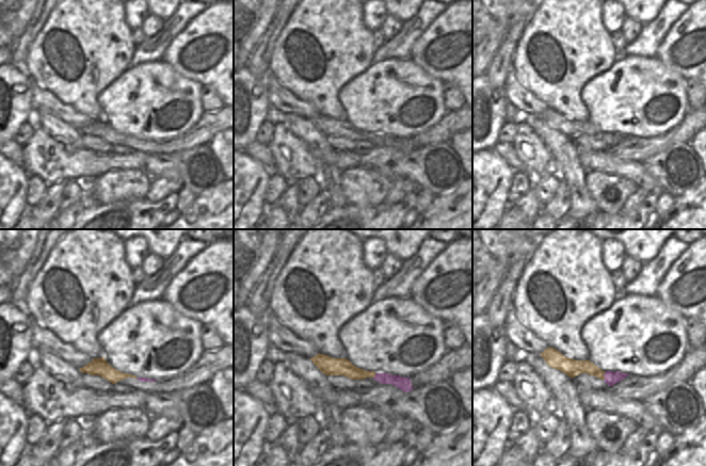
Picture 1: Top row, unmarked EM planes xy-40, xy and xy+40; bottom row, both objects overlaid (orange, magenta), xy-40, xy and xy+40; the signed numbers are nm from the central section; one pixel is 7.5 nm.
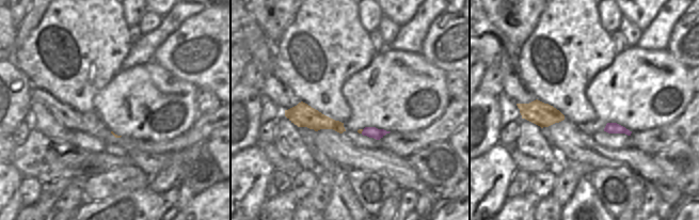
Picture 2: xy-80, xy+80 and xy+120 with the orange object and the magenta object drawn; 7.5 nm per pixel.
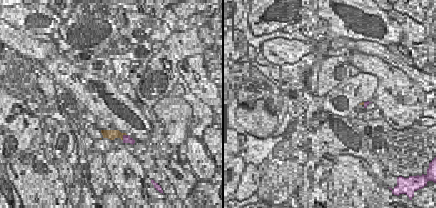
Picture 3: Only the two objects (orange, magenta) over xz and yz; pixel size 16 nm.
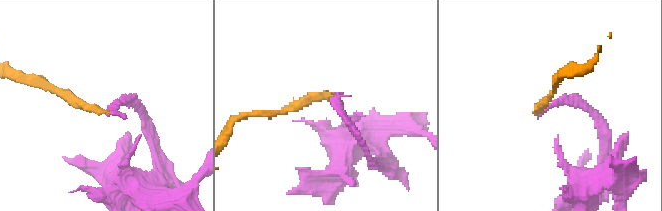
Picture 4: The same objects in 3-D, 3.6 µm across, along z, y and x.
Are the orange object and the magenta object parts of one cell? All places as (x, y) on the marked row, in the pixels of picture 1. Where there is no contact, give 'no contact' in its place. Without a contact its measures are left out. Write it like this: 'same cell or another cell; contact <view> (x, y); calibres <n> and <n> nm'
another cell; contact xy+40 (604, 376); calibres 130 and 100 nm

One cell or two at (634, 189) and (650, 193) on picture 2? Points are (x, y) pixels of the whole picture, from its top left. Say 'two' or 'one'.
two

